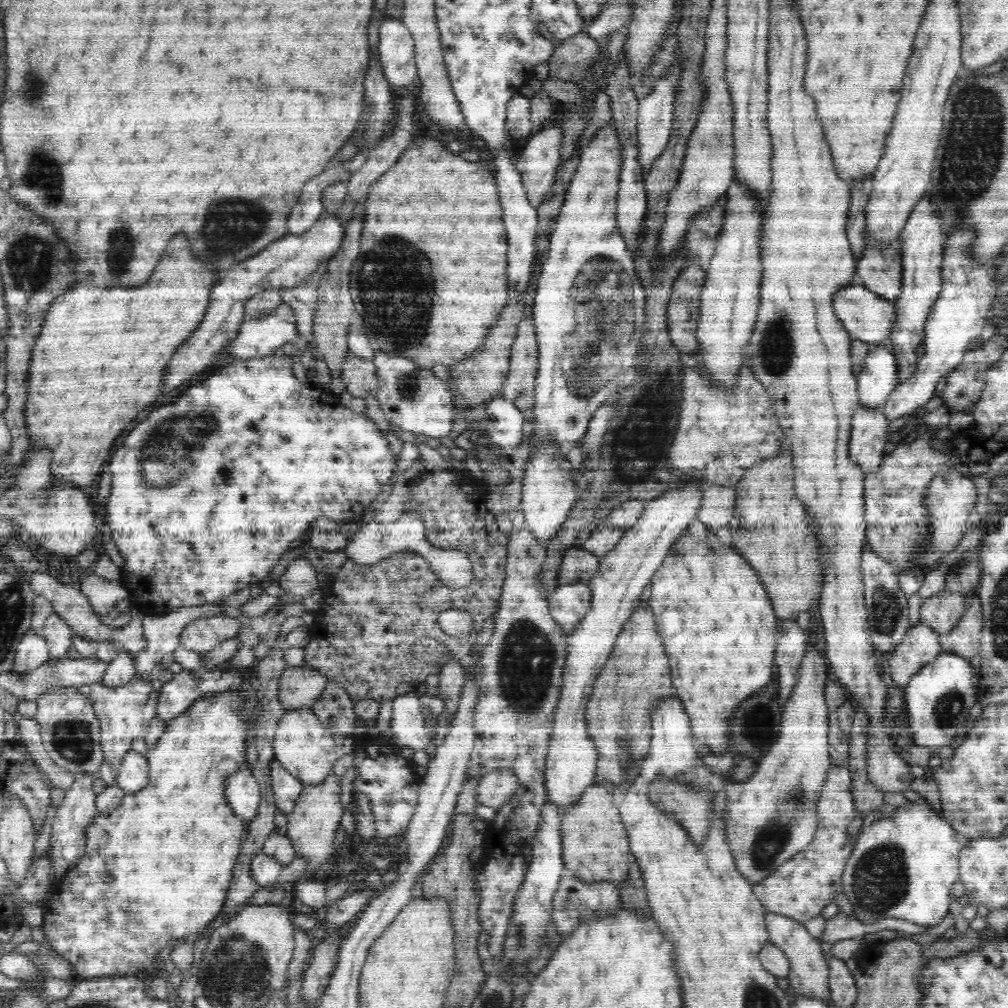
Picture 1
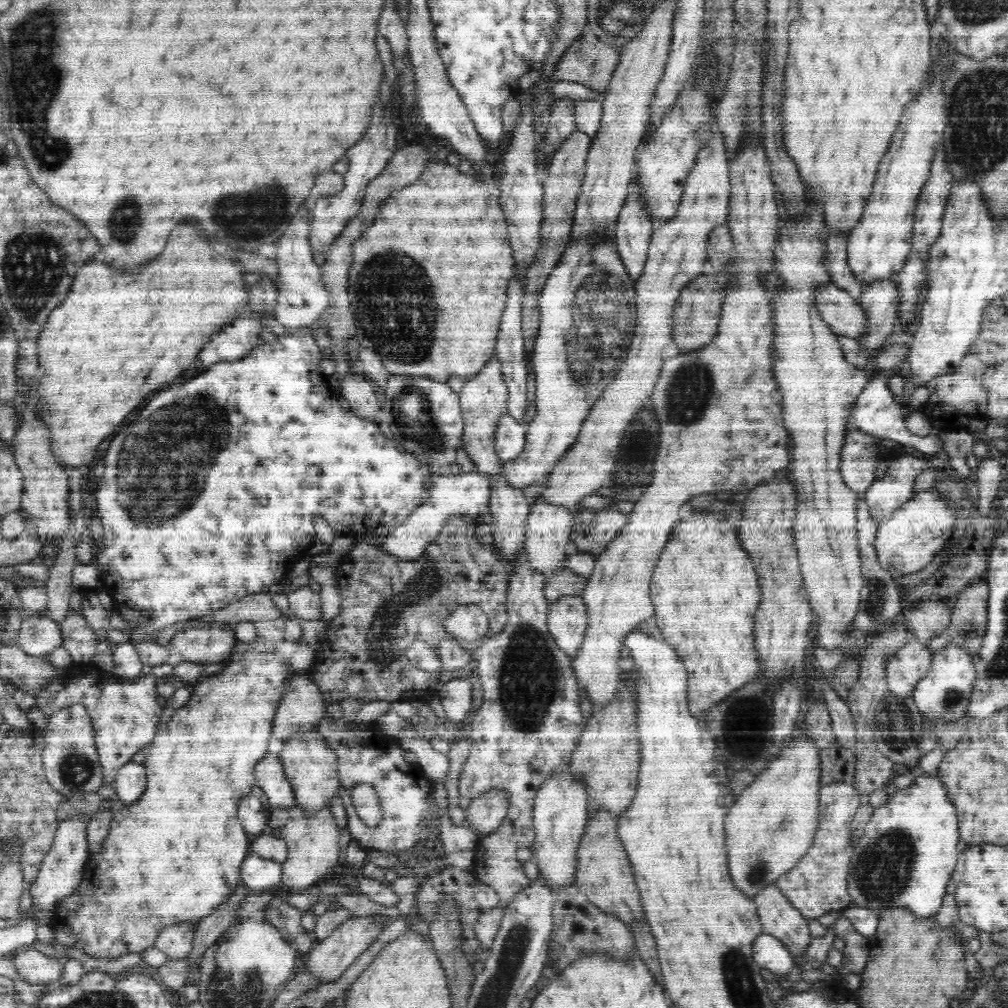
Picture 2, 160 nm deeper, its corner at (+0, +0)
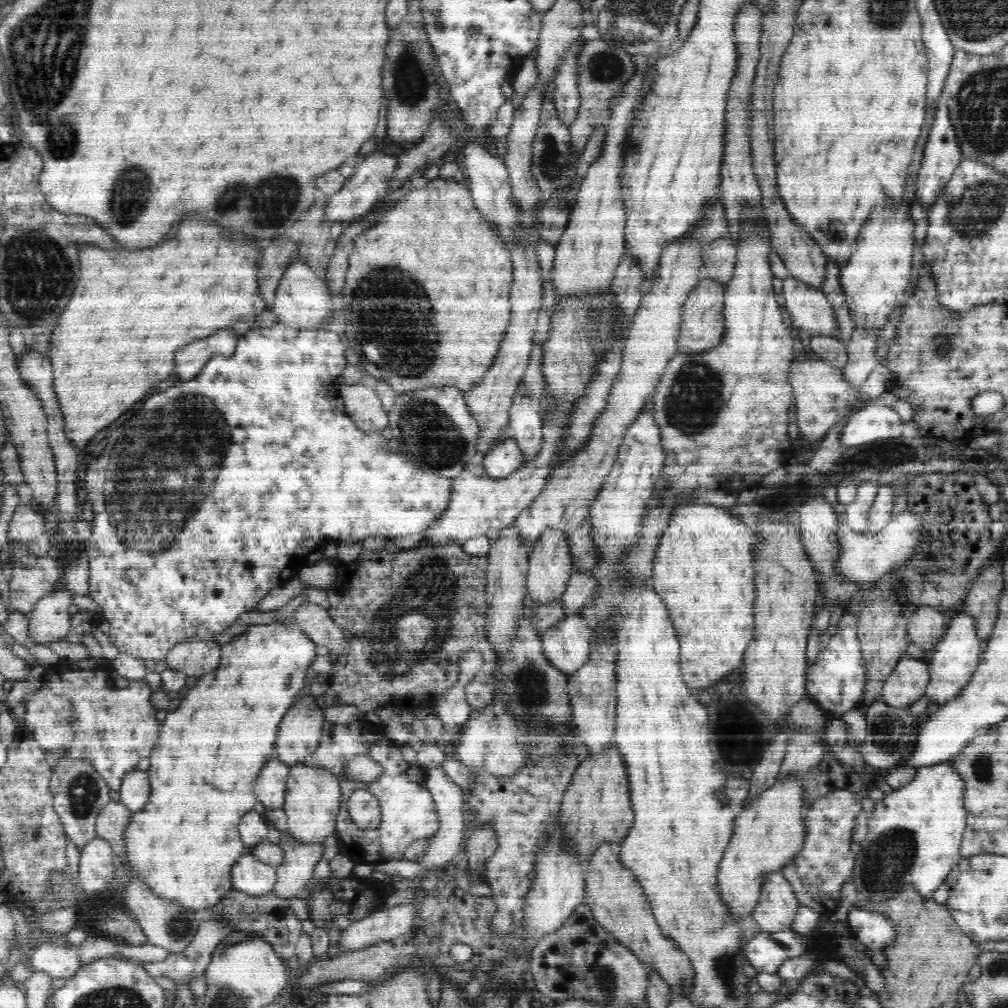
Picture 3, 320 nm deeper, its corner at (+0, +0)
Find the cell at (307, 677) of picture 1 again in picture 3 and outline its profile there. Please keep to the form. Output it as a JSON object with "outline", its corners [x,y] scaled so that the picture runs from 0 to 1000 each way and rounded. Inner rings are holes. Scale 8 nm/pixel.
{"outline":[[[305,682],[280,712],[272,752],[286,761],[310,756],[322,715],[321,706]]]}

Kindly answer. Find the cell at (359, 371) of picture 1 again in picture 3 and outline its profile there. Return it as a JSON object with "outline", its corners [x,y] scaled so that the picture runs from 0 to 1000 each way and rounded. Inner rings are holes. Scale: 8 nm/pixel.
{"outline":[[[369,380],[339,381],[336,391],[341,397],[342,410],[360,429],[378,430],[385,424],[385,410],[379,406]]]}

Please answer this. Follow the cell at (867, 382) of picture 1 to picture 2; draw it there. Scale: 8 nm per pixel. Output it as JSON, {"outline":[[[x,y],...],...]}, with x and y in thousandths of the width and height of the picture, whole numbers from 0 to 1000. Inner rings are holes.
{"outline":[[[870,368],[863,370],[863,375],[859,379],[857,387],[851,392],[848,399],[845,417],[847,424],[863,433],[873,433],[875,436],[885,436],[893,440],[906,442],[909,446],[919,451],[925,452],[928,448],[935,446],[935,436],[930,429],[926,429],[921,435],[917,435],[916,433],[905,431],[900,426],[899,420],[897,420],[898,417],[896,417],[895,405],[889,398],[886,389],[880,383],[880,375],[881,373]]]}

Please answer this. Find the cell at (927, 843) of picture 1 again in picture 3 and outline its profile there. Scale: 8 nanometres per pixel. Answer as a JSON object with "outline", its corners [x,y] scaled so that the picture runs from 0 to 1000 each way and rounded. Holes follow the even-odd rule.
{"outline":[[[939,756],[913,762],[901,779],[892,784],[880,784],[878,792],[870,795],[863,807],[861,827],[854,835],[855,842],[848,848],[843,872],[849,879],[851,890],[867,897],[875,896],[905,879],[915,893],[925,892],[925,887],[938,875],[944,859],[950,857],[954,851],[951,845],[955,826],[959,821],[956,790],[957,782],[953,770]]]}

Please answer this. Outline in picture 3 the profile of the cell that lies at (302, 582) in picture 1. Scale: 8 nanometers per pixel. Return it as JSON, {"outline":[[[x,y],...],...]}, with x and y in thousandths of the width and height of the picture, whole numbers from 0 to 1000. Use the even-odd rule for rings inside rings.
{"outline":[[[304,596],[293,607],[291,616],[309,636],[324,643],[328,650],[339,651],[339,647],[343,647],[344,637],[339,623],[327,613],[323,603]]]}

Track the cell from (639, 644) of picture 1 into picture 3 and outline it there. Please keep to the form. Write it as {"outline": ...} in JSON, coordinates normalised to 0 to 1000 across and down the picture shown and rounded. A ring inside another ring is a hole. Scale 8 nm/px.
{"outline":[[[599,742],[595,748],[597,750],[583,752],[574,758],[575,762],[571,764],[557,796],[556,810],[561,833],[571,839],[572,849],[579,857],[598,834],[607,835],[613,842],[630,813],[620,752],[609,742]]]}

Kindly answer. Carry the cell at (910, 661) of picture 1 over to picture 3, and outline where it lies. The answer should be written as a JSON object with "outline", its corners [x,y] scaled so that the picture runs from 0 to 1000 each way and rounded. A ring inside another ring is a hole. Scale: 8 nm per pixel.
{"outline":[[[896,650],[875,682],[875,696],[885,702],[903,702],[917,687],[923,664],[915,654]]]}

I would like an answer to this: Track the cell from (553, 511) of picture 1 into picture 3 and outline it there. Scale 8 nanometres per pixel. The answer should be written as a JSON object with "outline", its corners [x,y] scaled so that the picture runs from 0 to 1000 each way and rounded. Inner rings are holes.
{"outline":[[[540,524],[538,532],[529,539],[527,544],[523,564],[523,591],[533,599],[550,597],[560,589],[568,566],[565,551],[563,530],[556,528],[552,524]]]}

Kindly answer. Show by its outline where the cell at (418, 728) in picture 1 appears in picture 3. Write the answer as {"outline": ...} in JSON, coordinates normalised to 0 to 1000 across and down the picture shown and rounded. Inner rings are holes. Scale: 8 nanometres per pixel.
{"outline":[[[429,762],[424,767],[424,782],[429,788],[430,796],[433,798],[435,811],[437,811],[438,820],[435,821],[432,829],[428,831],[423,846],[414,852],[406,854],[405,852],[387,853],[379,857],[373,857],[372,863],[395,871],[401,870],[416,874],[420,867],[427,862],[440,863],[456,845],[461,844],[462,829],[467,820],[461,814],[460,796],[462,796],[461,787],[442,769],[440,762]]]}

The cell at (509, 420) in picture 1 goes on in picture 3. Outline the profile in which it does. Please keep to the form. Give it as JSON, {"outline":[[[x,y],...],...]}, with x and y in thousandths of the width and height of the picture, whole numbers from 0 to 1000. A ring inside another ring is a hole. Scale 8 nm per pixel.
{"outline":[[[505,432],[494,438],[494,442],[488,444],[481,450],[479,462],[481,472],[486,474],[498,474],[510,468],[520,458],[518,447],[509,432]]]}

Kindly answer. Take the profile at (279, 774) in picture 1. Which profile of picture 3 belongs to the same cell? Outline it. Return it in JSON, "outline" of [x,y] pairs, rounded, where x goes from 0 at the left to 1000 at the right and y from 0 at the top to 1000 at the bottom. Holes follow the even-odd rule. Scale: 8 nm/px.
{"outline":[[[271,751],[259,764],[252,778],[255,795],[263,802],[280,801],[289,762]]]}

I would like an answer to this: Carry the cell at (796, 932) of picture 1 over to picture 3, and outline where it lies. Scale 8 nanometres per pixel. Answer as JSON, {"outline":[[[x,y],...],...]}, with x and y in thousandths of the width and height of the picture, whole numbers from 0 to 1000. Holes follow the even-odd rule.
{"outline":[[[776,864],[765,865],[756,878],[746,914],[749,920],[761,926],[783,924],[794,900],[786,878]]]}

